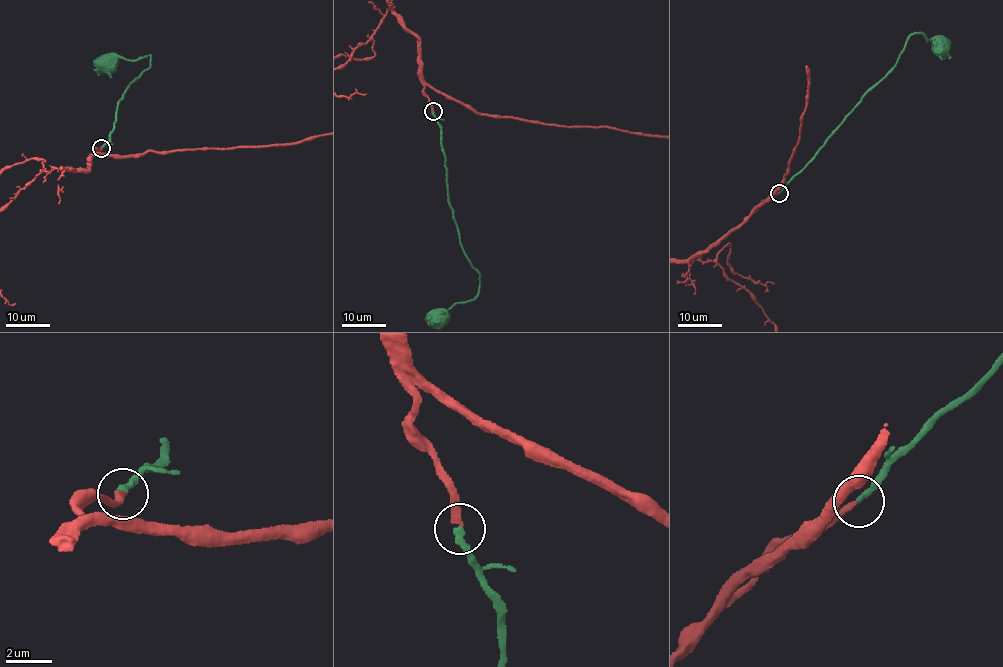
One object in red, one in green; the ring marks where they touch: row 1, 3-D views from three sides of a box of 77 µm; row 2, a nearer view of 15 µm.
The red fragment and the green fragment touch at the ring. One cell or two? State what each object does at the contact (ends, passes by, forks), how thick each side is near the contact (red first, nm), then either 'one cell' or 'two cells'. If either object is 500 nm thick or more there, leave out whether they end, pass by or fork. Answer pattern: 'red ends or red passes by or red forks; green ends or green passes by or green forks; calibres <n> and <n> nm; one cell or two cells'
red ends; green ends; calibres 280 and 280 nm; one cell

